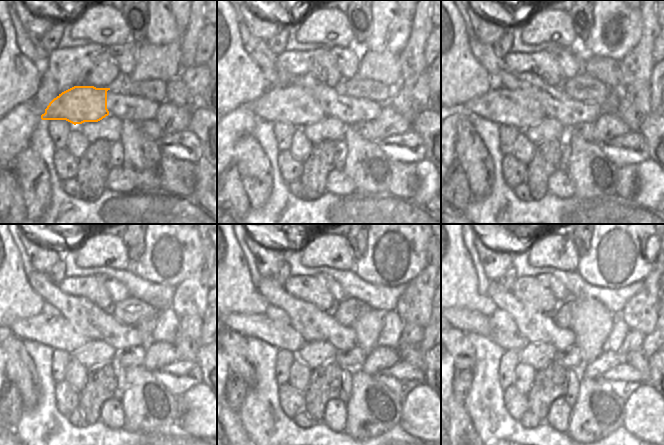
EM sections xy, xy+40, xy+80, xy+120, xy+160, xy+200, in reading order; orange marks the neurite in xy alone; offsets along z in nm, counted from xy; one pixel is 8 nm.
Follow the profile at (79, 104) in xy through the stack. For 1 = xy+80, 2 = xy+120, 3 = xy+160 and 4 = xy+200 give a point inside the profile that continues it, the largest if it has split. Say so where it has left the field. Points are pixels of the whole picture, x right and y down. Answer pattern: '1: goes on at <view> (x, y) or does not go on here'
1: goes on at xy+80 (516, 108)
2: goes on at xy+120 (55, 332)
3: goes on at xy+160 (282, 335)
4: goes on at xy+200 (468, 321)

